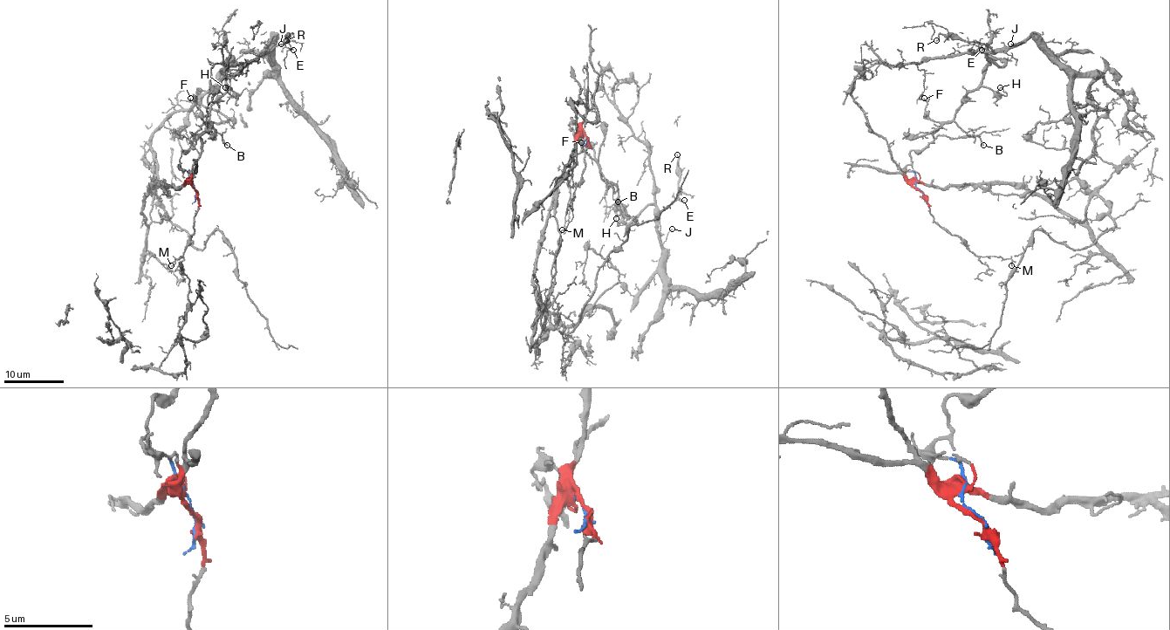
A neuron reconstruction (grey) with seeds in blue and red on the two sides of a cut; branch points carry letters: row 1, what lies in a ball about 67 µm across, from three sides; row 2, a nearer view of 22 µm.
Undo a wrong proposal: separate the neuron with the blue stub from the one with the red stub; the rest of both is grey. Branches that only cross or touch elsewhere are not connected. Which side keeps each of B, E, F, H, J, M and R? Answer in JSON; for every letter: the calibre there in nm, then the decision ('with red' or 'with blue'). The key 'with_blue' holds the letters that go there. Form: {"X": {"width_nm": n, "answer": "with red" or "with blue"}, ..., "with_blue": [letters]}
{"B": {"width_nm": 130, "answer": "with blue"}, "E": {"width_nm": 120, "answer": "with blue"}, "F": {"width_nm": 100, "answer": "with blue"}, "H": {"width_nm": 120, "answer": "with blue"}, "J": {"width_nm": 90, "answer": "with blue"}, "M": {"width_nm": 110, "answer": "with red"}, "R": {"width_nm": 100, "answer": "with blue"}, "with_blue": ["B", "E", "F", "H", "J", "R"]}

